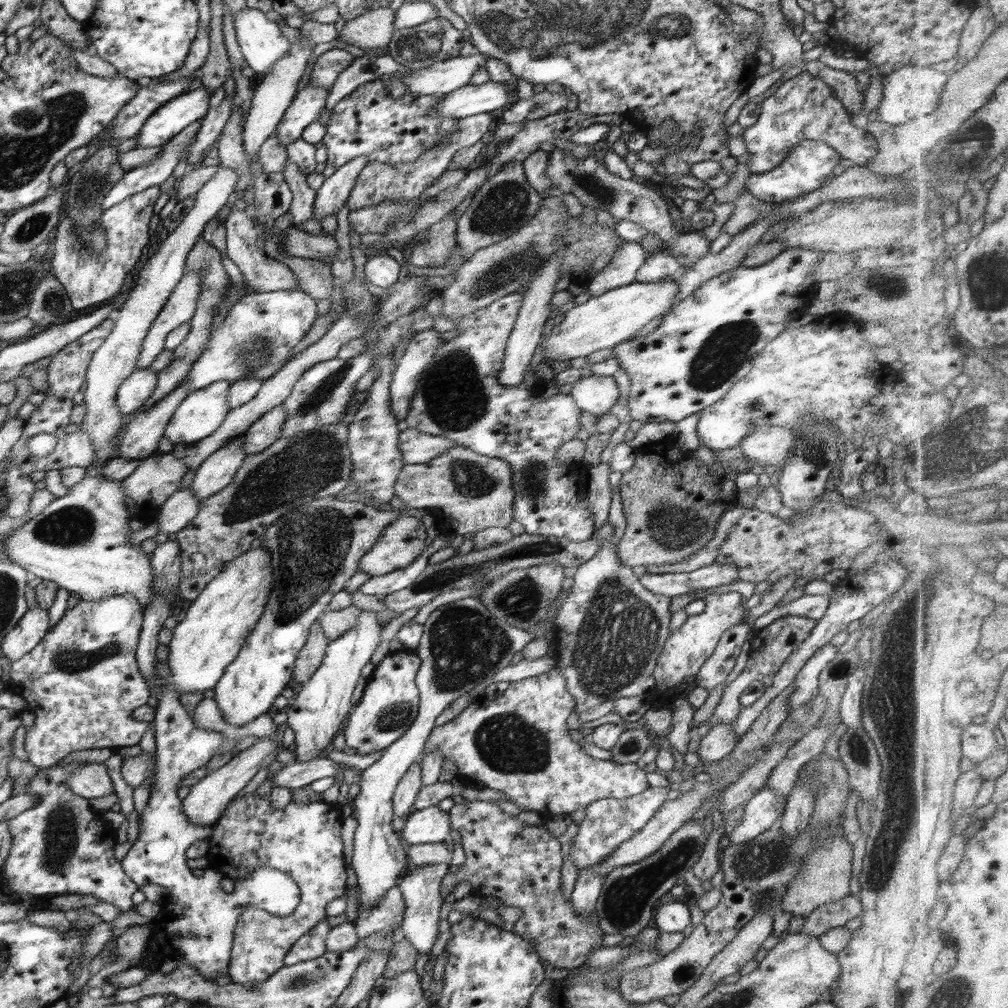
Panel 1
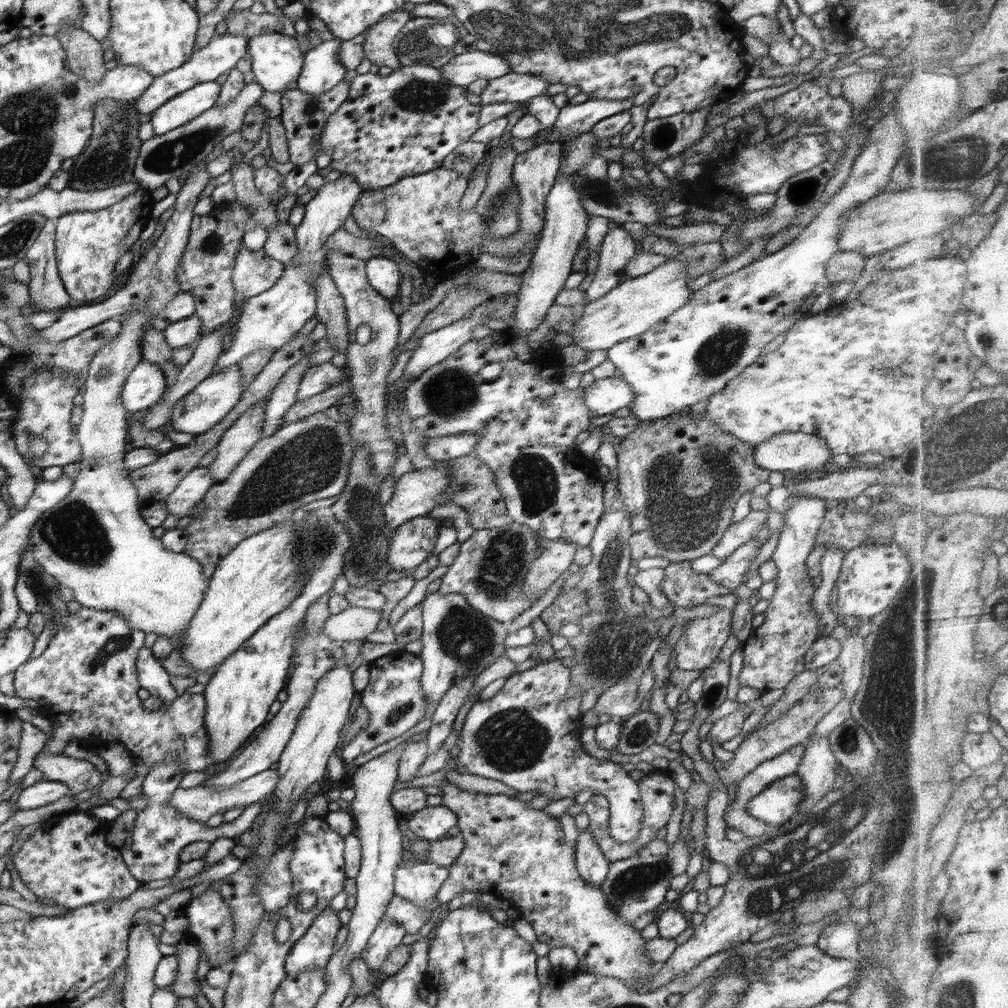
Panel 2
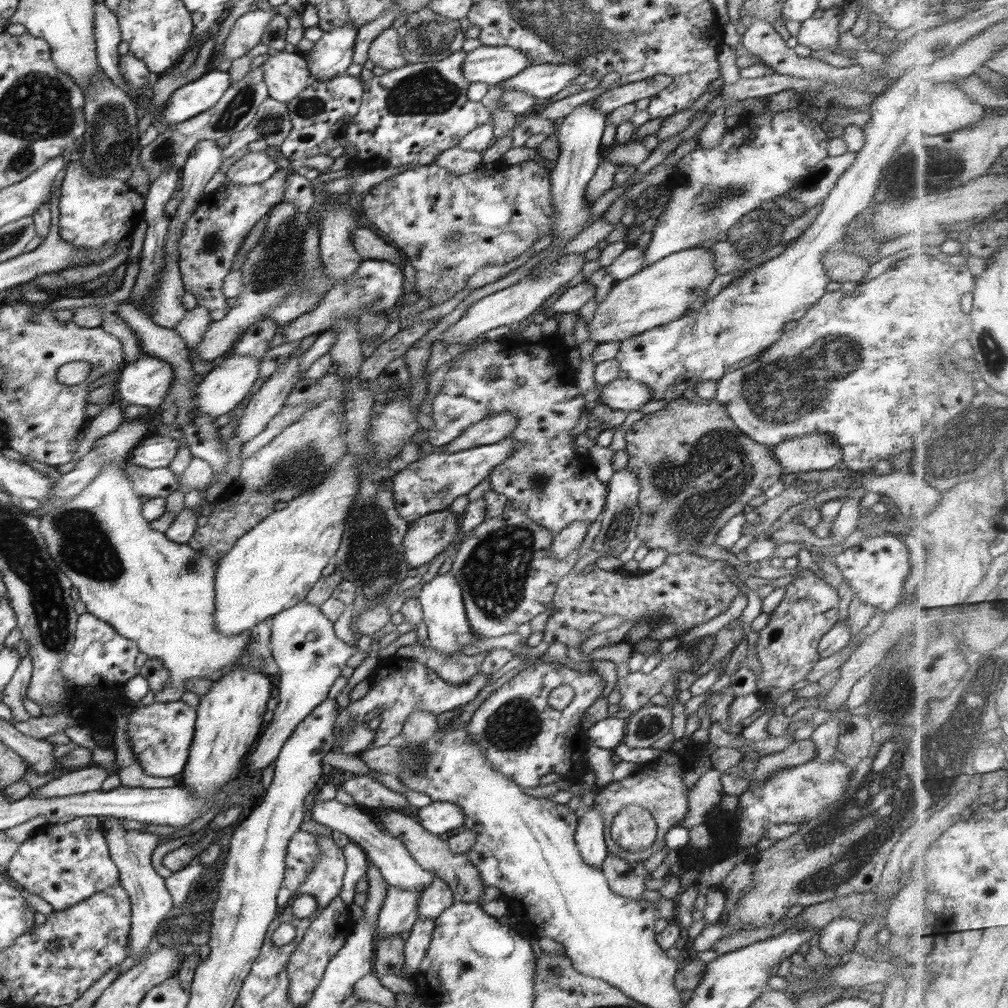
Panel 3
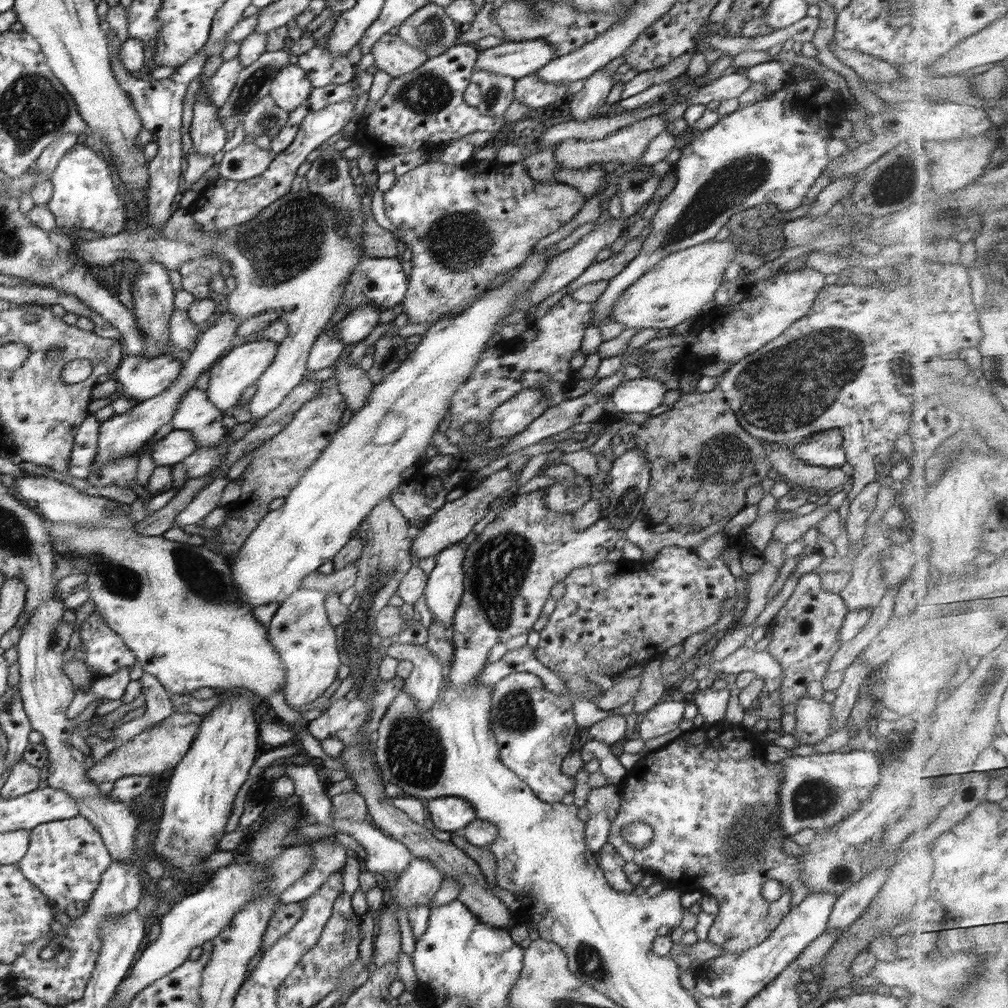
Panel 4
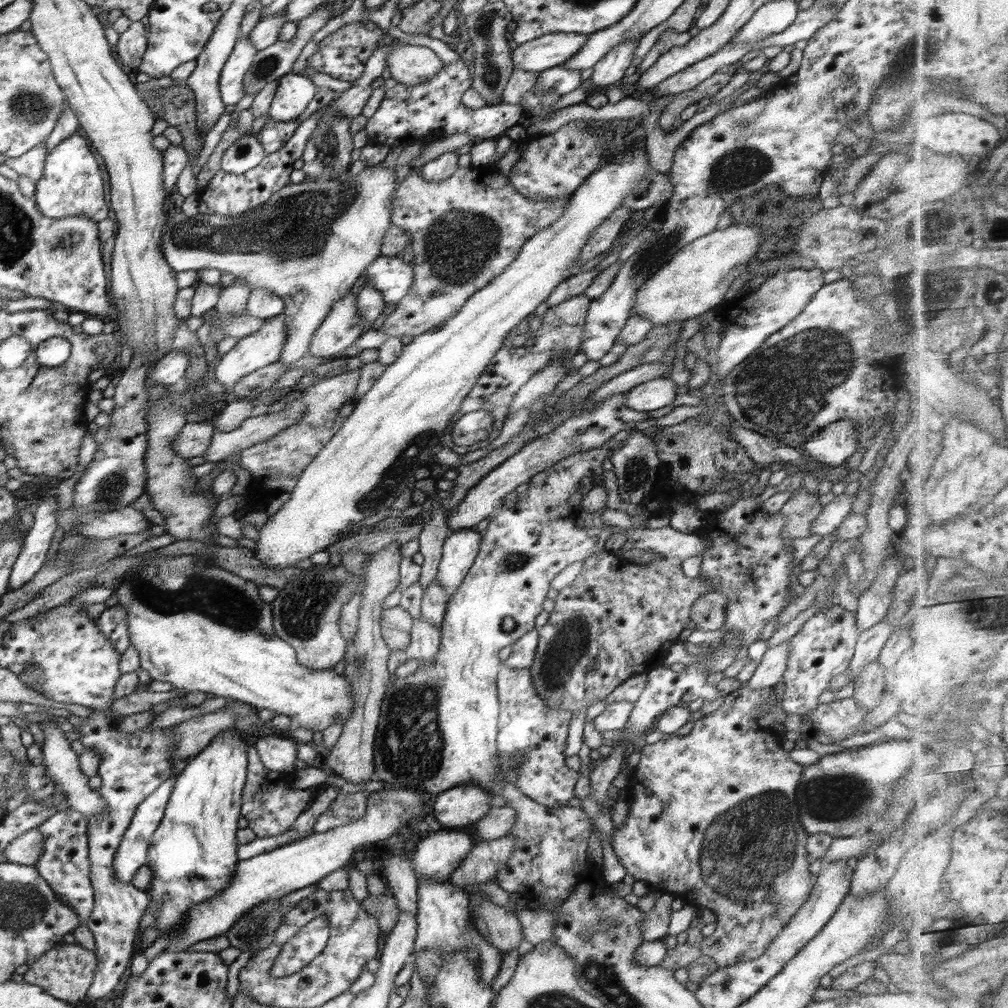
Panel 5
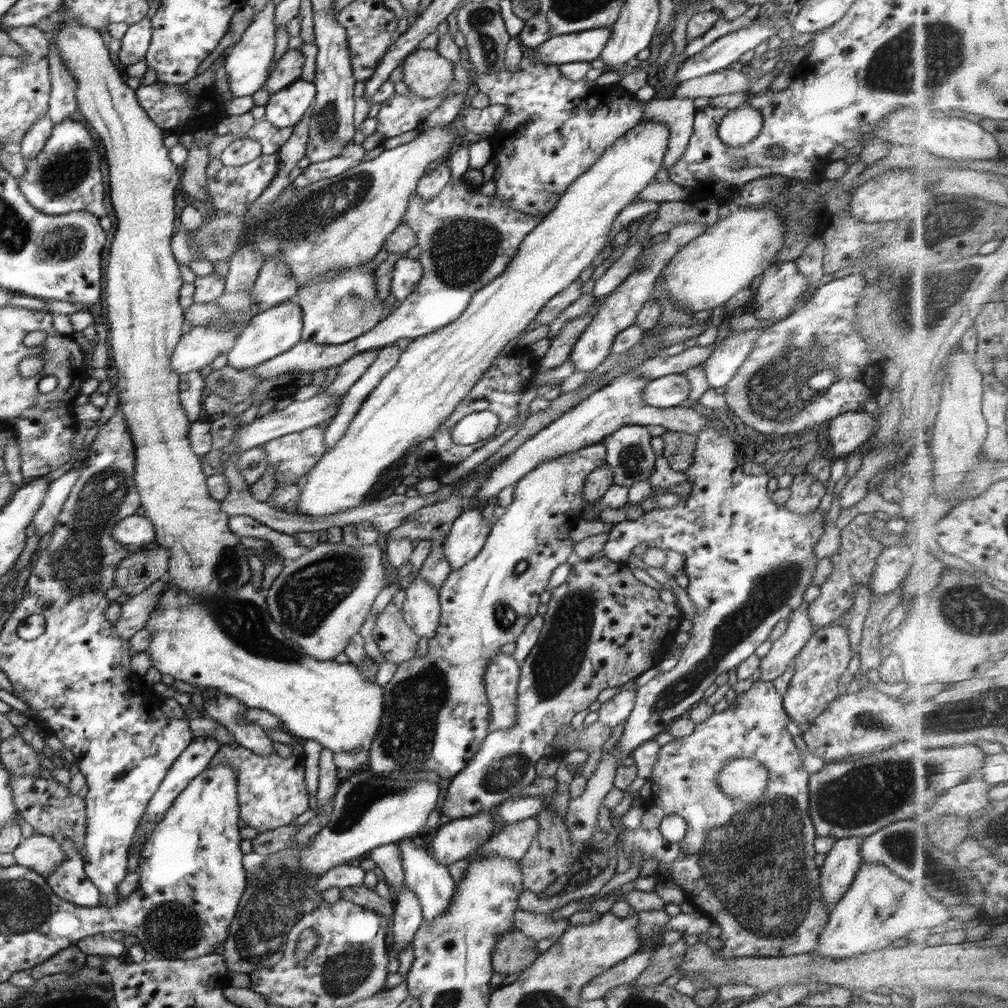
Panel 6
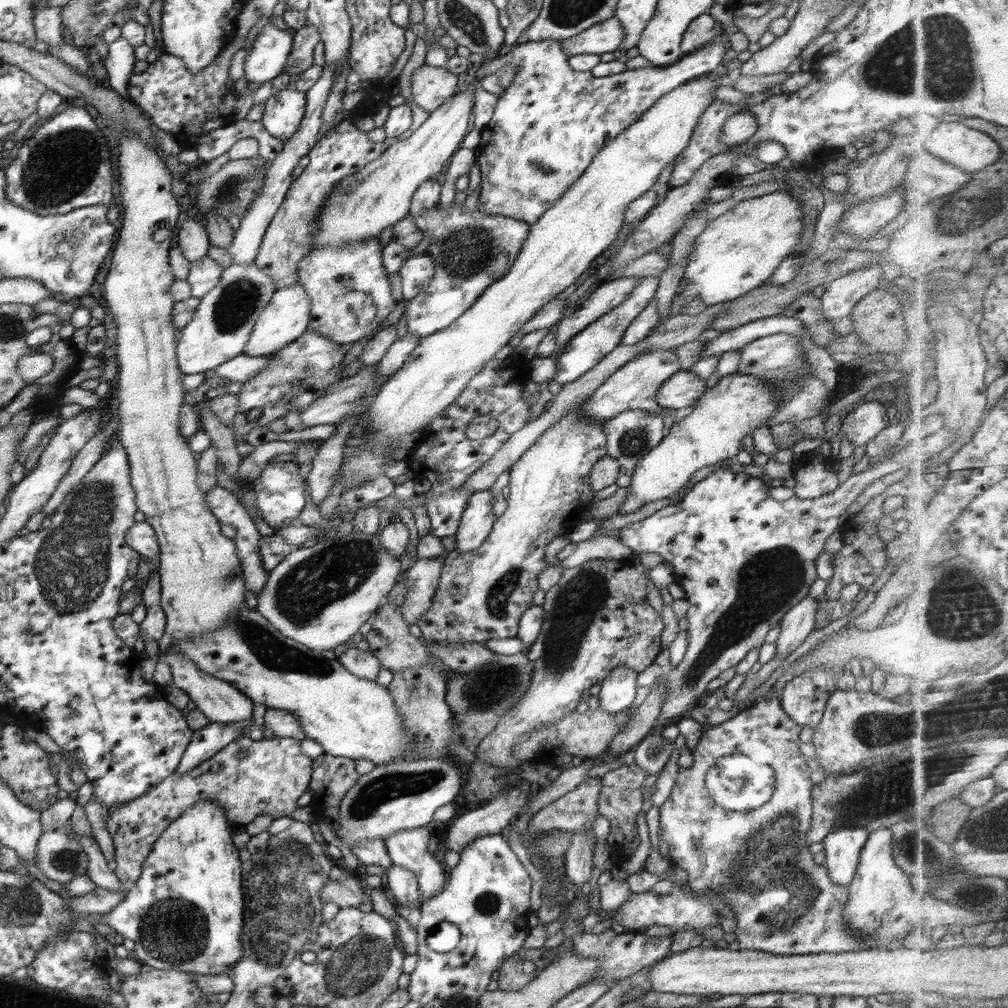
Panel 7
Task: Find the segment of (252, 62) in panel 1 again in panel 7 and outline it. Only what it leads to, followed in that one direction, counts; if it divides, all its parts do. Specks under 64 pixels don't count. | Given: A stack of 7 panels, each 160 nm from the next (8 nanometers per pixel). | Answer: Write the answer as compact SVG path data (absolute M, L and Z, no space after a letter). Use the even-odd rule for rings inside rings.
M296 88L274 89L264 105L261 123L284 142L298 130L305 115L305 102L305 93Z

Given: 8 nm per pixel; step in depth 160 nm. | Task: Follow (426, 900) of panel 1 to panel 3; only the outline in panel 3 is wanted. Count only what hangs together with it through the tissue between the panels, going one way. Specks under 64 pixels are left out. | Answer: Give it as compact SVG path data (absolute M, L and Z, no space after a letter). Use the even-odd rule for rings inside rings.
M336 799L326 800L326 802L314 802L311 807L312 817L318 824L342 832L344 836L348 836L351 842L355 842L367 854L369 862L375 864L384 877L384 880L390 885L417 891L424 890L433 880L435 874L424 870L412 858L410 851L404 846L401 840L390 835L386 830L380 830L371 816L365 814L359 806L348 806L340 803Z

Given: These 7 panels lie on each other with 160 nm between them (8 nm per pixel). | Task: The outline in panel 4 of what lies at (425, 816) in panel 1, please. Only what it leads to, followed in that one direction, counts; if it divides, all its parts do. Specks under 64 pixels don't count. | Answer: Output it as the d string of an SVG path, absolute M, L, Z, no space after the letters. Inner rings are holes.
M456 795L429 799L428 816L438 830L453 833L476 819L476 810L465 798Z

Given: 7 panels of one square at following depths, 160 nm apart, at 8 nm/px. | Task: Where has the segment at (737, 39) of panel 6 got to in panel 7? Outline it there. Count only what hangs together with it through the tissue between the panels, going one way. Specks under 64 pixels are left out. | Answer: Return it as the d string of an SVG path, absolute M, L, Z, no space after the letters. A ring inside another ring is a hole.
M723 36L692 53L684 54L672 65L625 69L618 74L602 77L592 75L591 71L574 70L569 65L569 56L564 52L561 41L557 40L523 40L512 52L490 59L487 66L482 65L478 69L478 78L480 72L490 74L506 65L519 69L513 84L499 95L492 118L481 130L481 141L475 149L475 162L481 174L478 211L520 220L528 225L536 224L539 217L554 206L584 174L592 159L610 139L616 138L636 122L659 98L689 80L712 72L731 56L729 41Z

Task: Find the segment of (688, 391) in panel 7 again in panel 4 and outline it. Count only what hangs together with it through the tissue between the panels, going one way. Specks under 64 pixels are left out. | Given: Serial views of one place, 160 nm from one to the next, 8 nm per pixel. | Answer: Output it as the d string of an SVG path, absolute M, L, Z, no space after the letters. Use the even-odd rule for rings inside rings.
M658 379L622 380L611 392L609 400L621 413L650 412L662 404L667 388Z

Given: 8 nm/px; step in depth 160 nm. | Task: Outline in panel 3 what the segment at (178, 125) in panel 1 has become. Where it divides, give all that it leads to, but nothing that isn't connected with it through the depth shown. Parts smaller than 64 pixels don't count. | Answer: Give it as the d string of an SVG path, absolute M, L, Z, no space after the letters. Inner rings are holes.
M208 70L195 81L174 91L165 103L163 119L170 126L210 110L231 85L228 71Z

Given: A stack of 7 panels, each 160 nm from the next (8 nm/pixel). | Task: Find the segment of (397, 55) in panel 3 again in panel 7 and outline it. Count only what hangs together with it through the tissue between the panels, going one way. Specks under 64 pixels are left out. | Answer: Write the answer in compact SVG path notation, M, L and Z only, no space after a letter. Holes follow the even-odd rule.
M424 63L412 77L414 102L432 113L452 97L458 88L458 77L446 68L428 66Z

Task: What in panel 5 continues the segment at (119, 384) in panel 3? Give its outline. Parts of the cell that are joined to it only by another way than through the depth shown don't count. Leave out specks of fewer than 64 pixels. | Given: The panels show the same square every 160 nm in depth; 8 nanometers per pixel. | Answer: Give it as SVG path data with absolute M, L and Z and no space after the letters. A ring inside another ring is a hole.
M172 349L166 356L163 356L155 368L147 373L147 380L152 385L168 385L180 383L185 377L189 360L192 358L190 354L181 350Z

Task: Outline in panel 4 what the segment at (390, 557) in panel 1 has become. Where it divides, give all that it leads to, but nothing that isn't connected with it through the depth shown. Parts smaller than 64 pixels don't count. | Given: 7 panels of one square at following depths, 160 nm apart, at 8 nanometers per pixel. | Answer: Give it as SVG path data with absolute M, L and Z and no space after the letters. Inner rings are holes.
M508 467L492 474L482 480L475 488L468 489L458 500L448 502L441 506L434 514L420 525L420 533L413 539L411 543L411 554L416 558L426 558L428 556L436 556L441 550L460 543L470 532L472 528L486 516L489 512L490 503L500 494L504 494L514 484L515 477L512 470Z

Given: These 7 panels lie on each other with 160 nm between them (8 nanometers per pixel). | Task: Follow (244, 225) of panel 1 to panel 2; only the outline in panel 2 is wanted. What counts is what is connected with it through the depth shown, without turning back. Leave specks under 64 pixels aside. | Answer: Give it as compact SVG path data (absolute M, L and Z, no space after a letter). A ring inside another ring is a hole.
M242 242L238 248L238 255L231 278L235 292L240 292L246 299L252 298L257 294L262 294L265 290L274 286L276 281L282 278L284 268L285 266L282 265L282 262L270 258L268 254L264 253L264 250L256 250L256 252L254 250L249 250L244 246L244 242Z

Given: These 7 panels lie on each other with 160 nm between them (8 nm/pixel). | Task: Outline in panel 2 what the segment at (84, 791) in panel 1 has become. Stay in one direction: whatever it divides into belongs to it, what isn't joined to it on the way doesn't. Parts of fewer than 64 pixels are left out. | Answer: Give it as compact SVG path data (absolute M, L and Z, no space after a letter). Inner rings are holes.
M38 752L34 757L33 767L40 770L46 781L66 783L74 794L92 789L100 782L101 772L85 759L78 759L63 754Z

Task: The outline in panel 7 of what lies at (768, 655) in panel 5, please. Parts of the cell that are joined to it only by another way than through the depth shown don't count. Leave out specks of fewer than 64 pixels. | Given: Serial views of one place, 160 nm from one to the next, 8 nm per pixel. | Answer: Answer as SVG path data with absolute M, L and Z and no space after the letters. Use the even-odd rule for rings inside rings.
M808 595L779 620L778 627L781 631L775 642L776 657L784 660L804 642L810 632L815 630L818 609L819 599Z

